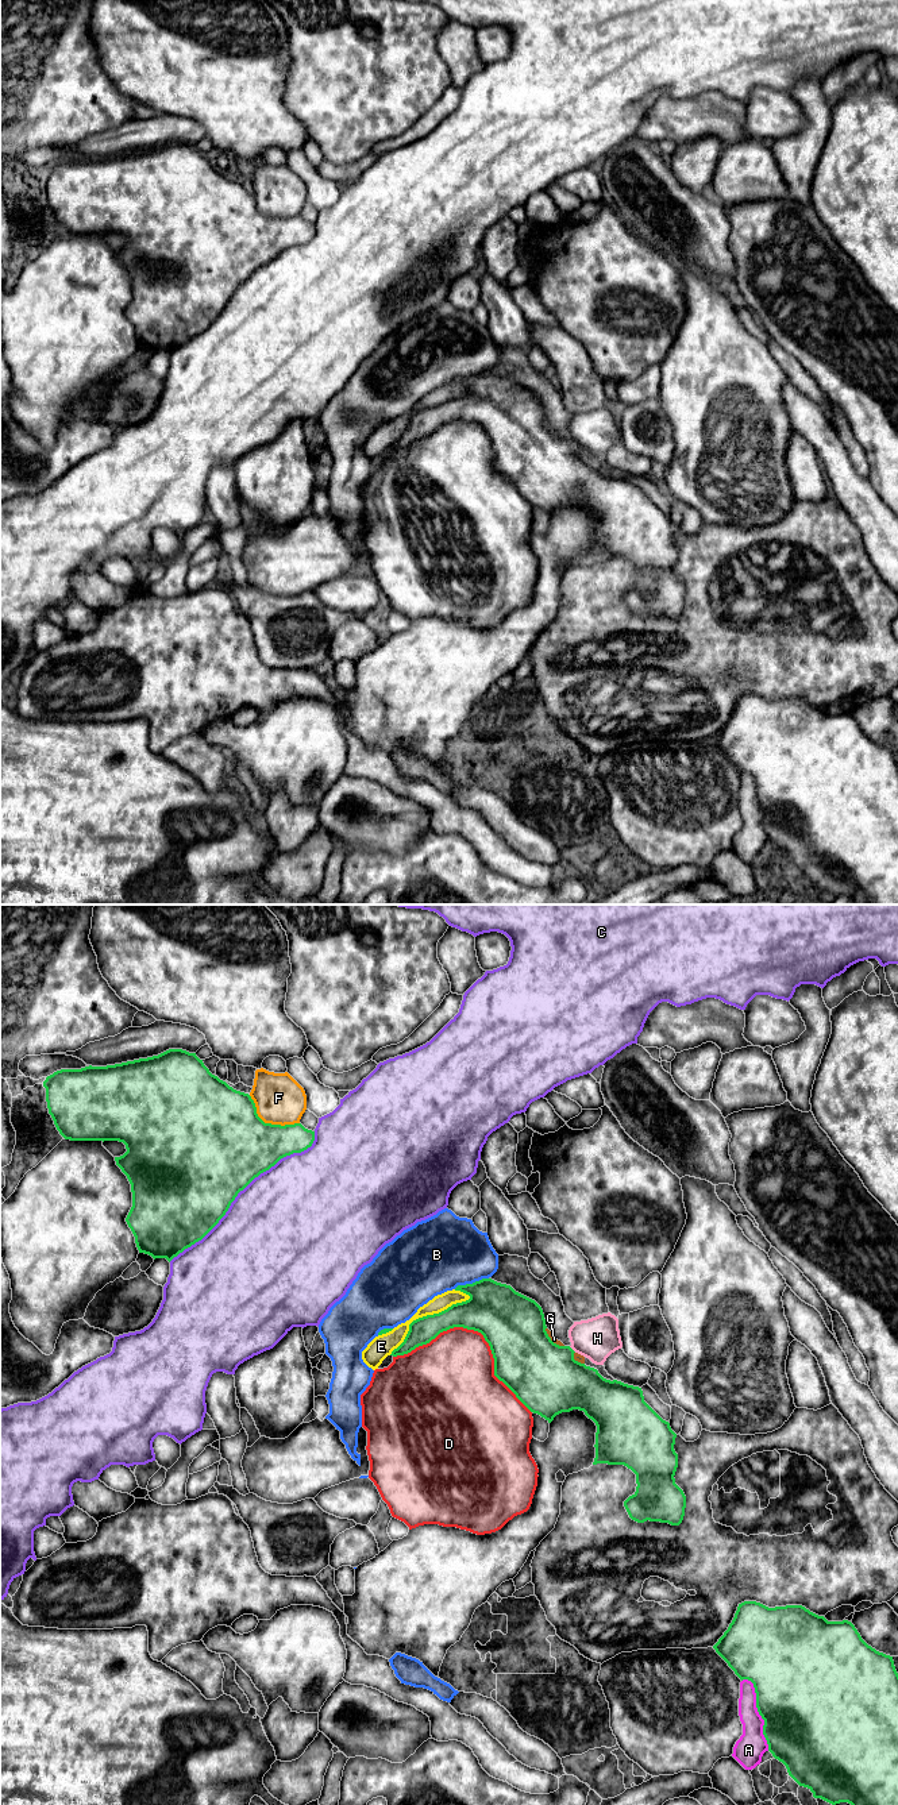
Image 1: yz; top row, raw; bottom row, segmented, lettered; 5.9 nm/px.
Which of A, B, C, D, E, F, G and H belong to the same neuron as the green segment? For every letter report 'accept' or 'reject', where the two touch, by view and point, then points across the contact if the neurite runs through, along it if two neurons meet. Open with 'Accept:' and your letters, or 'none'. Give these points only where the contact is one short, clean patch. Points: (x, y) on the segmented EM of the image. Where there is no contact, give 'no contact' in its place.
Accept: none
A: reject; contact yz (758, 1711)
B: reject; contact yz (470, 1284)
C: reject; contact yz (242, 1190)
D: reject; contact yz (477, 1330)
E: reject; contact yz (424, 1316)
F: reject; contact yz (269, 1123)
G: reject; contact yz (550, 1339); border yz (546, 1327), (547, 1335), (563, 1346)
H: reject; contact yz (571, 1349)

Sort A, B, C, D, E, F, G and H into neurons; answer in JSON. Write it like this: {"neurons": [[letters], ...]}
{"neurons": [["A"], ["B"], ["C"], ["D"], ["E", "G"], ["F"], ["H"]]}

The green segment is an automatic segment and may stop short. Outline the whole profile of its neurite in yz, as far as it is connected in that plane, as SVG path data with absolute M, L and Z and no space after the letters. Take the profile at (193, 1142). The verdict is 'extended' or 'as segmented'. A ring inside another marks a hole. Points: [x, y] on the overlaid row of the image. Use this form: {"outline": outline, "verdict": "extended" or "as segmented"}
{"outline": "M169 1049L158 1056L107 1067L61 1069L43 1081L49 1114L70 1141L119 1141L127 1152L115 1157L131 1184L132 1207L126 1218L139 1253L169 1262L201 1241L226 1215L238 1193L281 1158L312 1146L315 1131L301 1123L265 1123L248 1094L212 1075L196 1053Z", "verdict": "as segmented"}

